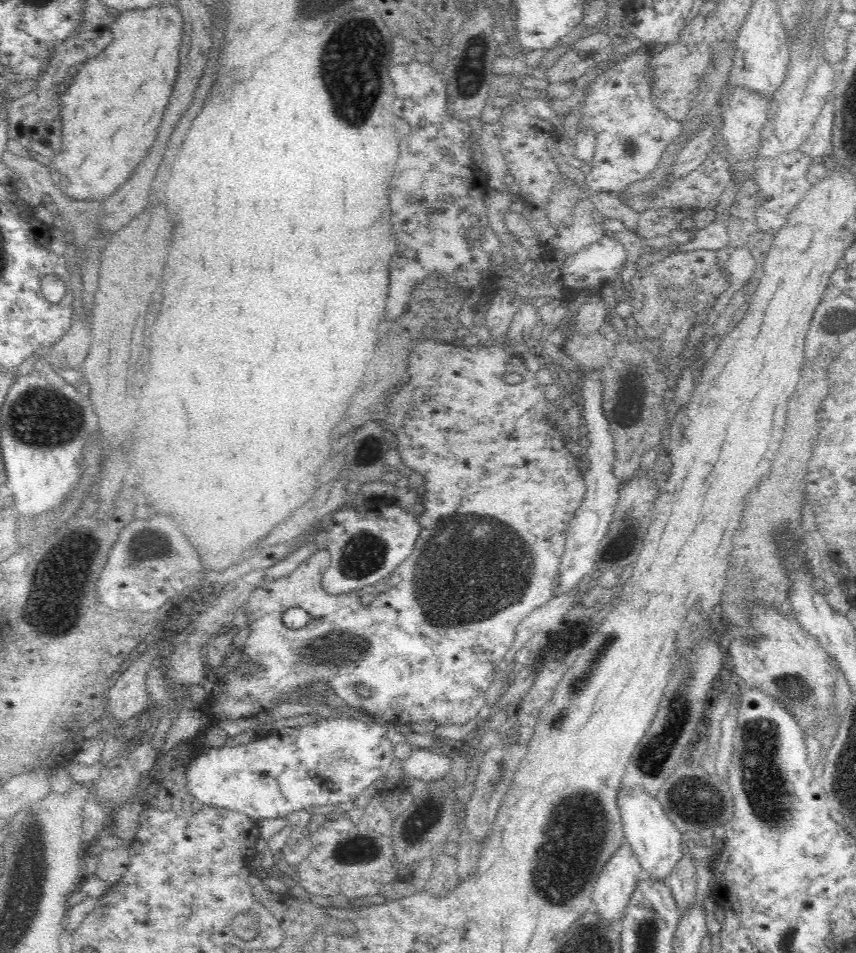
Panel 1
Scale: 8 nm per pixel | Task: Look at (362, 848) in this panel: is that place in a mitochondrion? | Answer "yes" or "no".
yes

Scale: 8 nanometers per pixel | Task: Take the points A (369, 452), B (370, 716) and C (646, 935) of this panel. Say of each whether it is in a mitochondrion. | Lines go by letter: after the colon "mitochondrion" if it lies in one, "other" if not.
A: other
B: other
C: mitochondrion

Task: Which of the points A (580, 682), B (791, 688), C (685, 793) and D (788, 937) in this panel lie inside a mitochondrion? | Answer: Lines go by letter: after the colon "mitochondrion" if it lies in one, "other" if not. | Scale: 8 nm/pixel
A: mitochondrion
B: mitochondrion
C: mitochondrion
D: mitochondrion

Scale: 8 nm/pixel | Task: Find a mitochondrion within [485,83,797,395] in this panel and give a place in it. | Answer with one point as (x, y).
(631, 147)

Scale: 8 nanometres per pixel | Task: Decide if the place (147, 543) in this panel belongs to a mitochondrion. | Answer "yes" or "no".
yes

